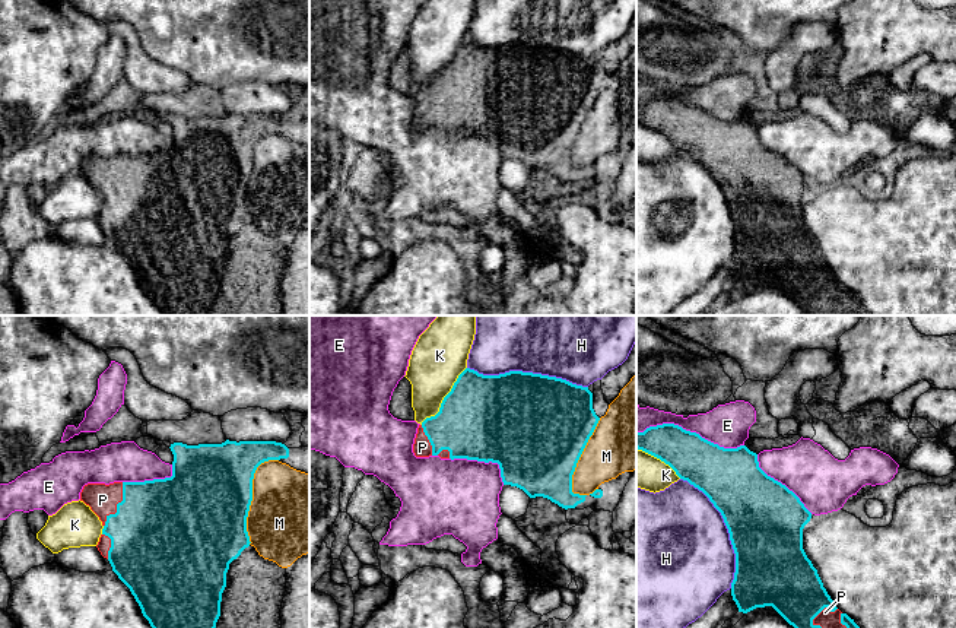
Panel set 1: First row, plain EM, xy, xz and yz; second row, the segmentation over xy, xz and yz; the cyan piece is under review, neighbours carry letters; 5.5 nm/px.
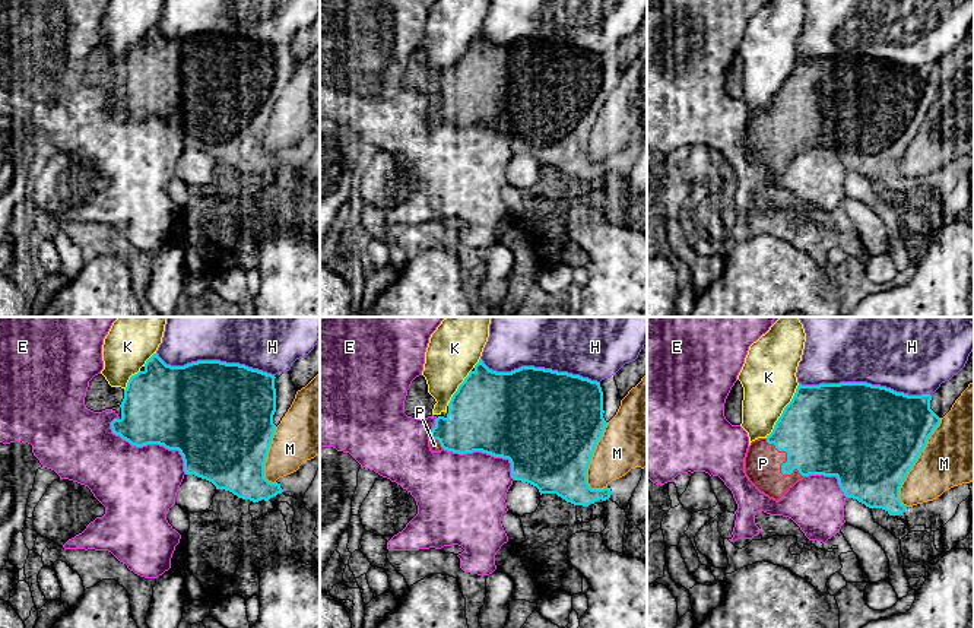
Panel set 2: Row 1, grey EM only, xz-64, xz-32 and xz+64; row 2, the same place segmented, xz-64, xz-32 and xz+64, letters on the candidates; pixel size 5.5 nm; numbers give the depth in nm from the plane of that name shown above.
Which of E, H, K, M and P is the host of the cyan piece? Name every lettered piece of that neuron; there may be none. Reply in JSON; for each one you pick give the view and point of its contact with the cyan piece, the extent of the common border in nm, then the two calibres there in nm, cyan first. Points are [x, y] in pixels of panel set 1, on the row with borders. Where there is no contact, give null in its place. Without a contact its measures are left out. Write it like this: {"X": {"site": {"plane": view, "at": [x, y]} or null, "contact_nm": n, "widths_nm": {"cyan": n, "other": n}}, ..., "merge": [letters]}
{"P": {"site": {"plane": "xy", "at": [117, 506]}, "contact_nm": 260, "widths_nm": {"cyan": 480, "other": 160}}, "merge": ["P"]}

